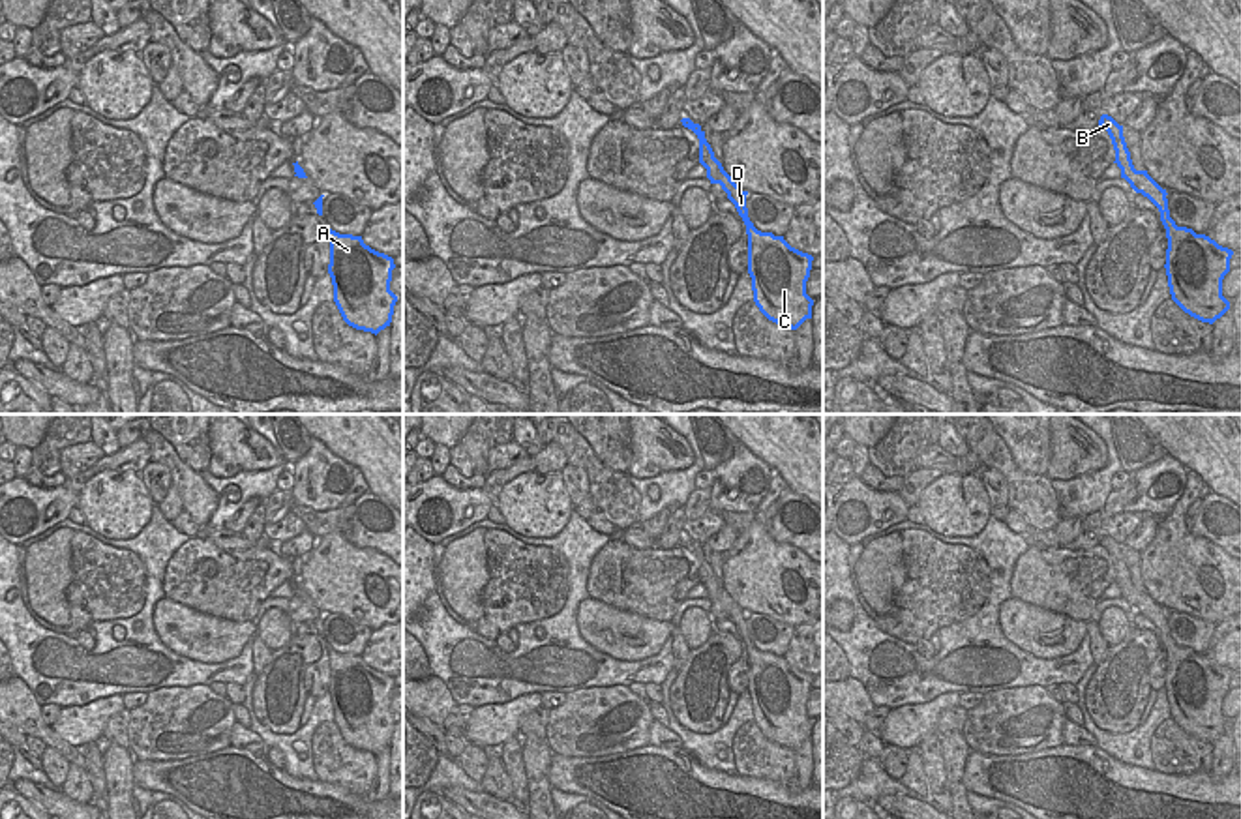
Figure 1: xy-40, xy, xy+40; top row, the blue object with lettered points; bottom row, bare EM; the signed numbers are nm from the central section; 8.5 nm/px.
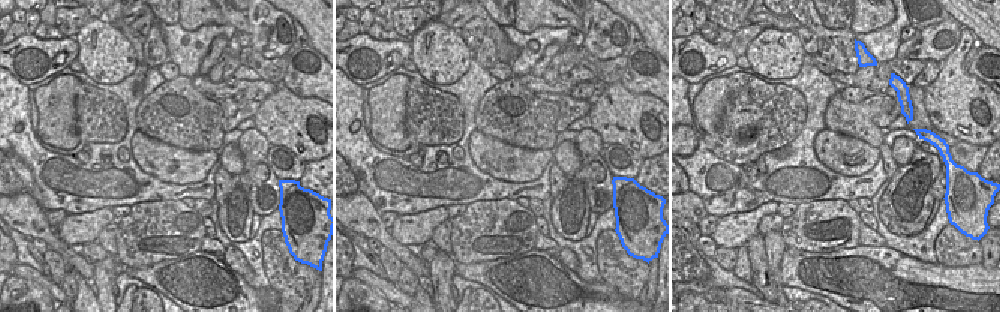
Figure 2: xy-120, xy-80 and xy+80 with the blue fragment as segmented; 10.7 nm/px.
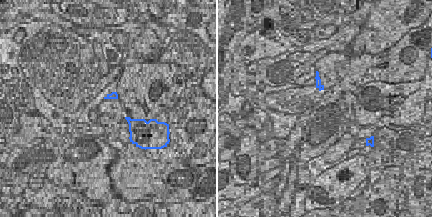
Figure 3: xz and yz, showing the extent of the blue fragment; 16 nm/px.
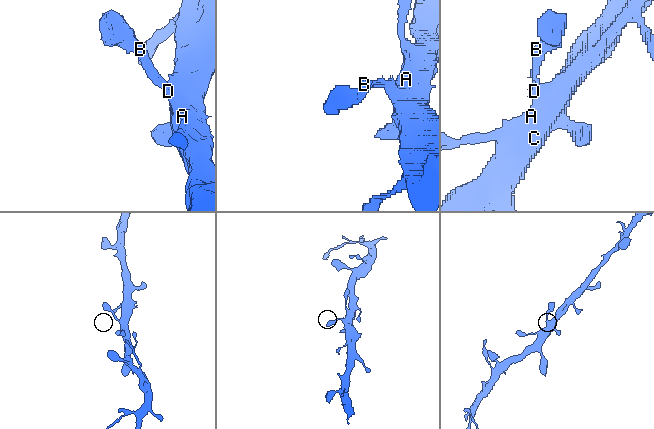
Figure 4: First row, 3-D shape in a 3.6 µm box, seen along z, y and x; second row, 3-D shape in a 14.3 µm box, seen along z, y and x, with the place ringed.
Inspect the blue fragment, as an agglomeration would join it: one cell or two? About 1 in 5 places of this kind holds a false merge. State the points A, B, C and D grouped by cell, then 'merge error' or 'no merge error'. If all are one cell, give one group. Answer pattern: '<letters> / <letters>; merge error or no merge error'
A B C D; no merge error

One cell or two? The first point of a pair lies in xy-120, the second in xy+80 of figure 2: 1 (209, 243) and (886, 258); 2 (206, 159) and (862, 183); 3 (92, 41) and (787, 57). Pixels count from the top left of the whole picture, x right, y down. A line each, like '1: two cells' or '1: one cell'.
1: two cells
2: two cells
3: one cell

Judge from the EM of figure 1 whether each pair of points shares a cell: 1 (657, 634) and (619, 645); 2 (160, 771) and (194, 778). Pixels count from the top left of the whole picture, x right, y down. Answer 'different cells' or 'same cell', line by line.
1: same cell
2: same cell

